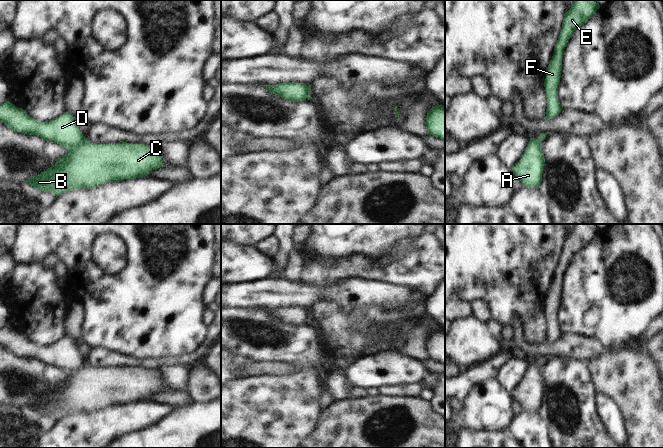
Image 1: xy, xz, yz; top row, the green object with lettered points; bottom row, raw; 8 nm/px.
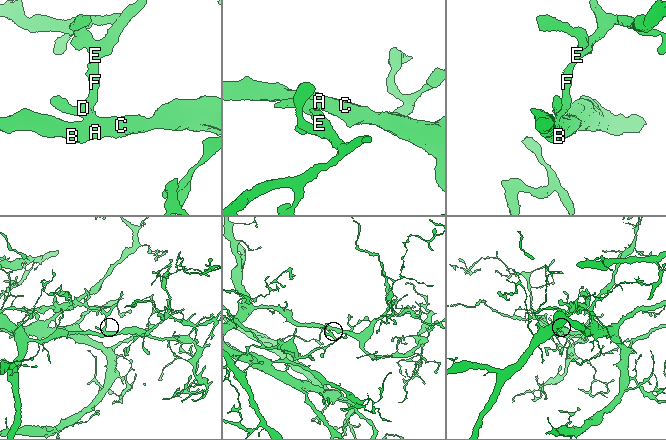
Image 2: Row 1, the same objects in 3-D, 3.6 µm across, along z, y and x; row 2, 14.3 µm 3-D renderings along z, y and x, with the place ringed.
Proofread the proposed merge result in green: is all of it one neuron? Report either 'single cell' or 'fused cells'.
fused cells

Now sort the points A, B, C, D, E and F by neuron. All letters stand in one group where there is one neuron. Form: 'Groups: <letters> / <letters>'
Groups: A B C / D E F.

